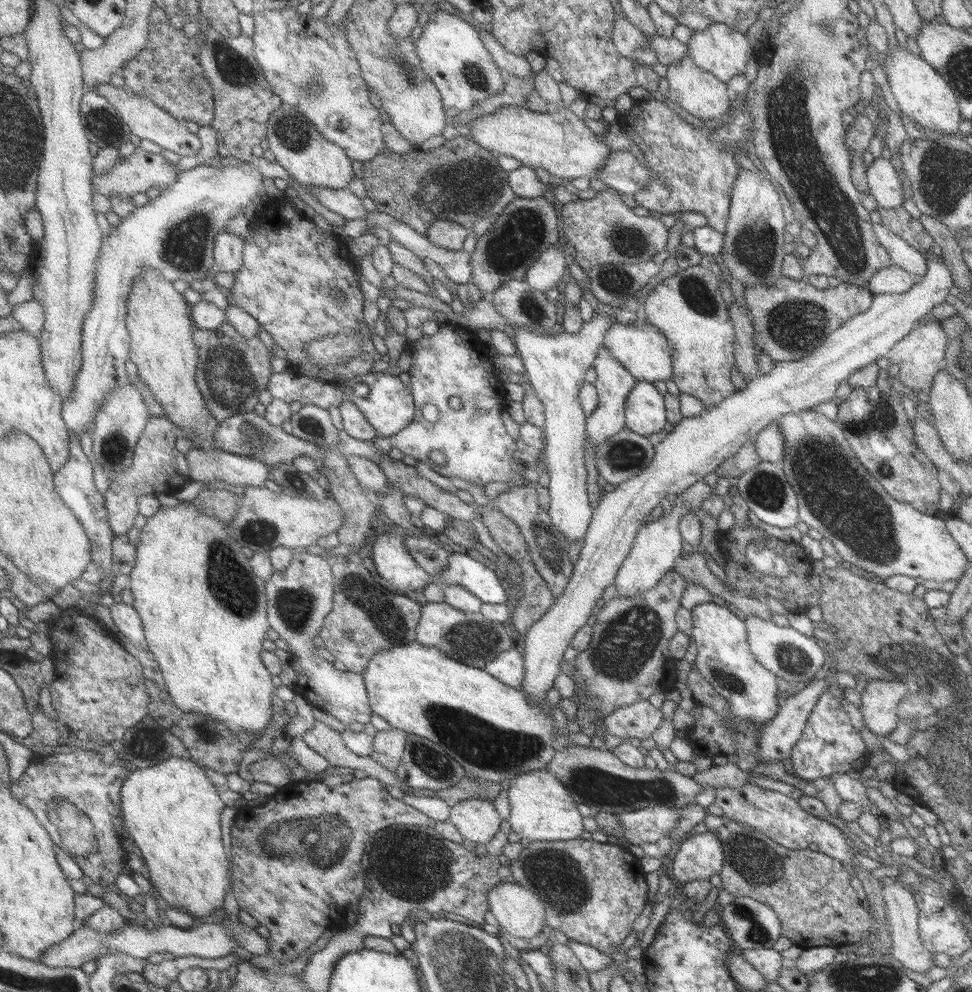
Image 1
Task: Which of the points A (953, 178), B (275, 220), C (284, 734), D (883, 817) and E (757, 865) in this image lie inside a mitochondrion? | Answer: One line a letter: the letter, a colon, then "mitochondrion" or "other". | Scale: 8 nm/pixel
A: mitochondrion
B: other
C: other
D: other
E: mitochondrion

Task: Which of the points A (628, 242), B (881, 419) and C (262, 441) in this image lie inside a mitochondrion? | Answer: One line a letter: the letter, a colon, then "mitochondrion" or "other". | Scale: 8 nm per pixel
A: mitochondrion
B: mitochondrion
C: mitochondrion

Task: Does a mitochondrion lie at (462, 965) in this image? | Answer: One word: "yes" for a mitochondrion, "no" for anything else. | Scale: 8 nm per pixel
yes

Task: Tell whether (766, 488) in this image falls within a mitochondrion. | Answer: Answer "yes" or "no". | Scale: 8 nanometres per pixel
yes

